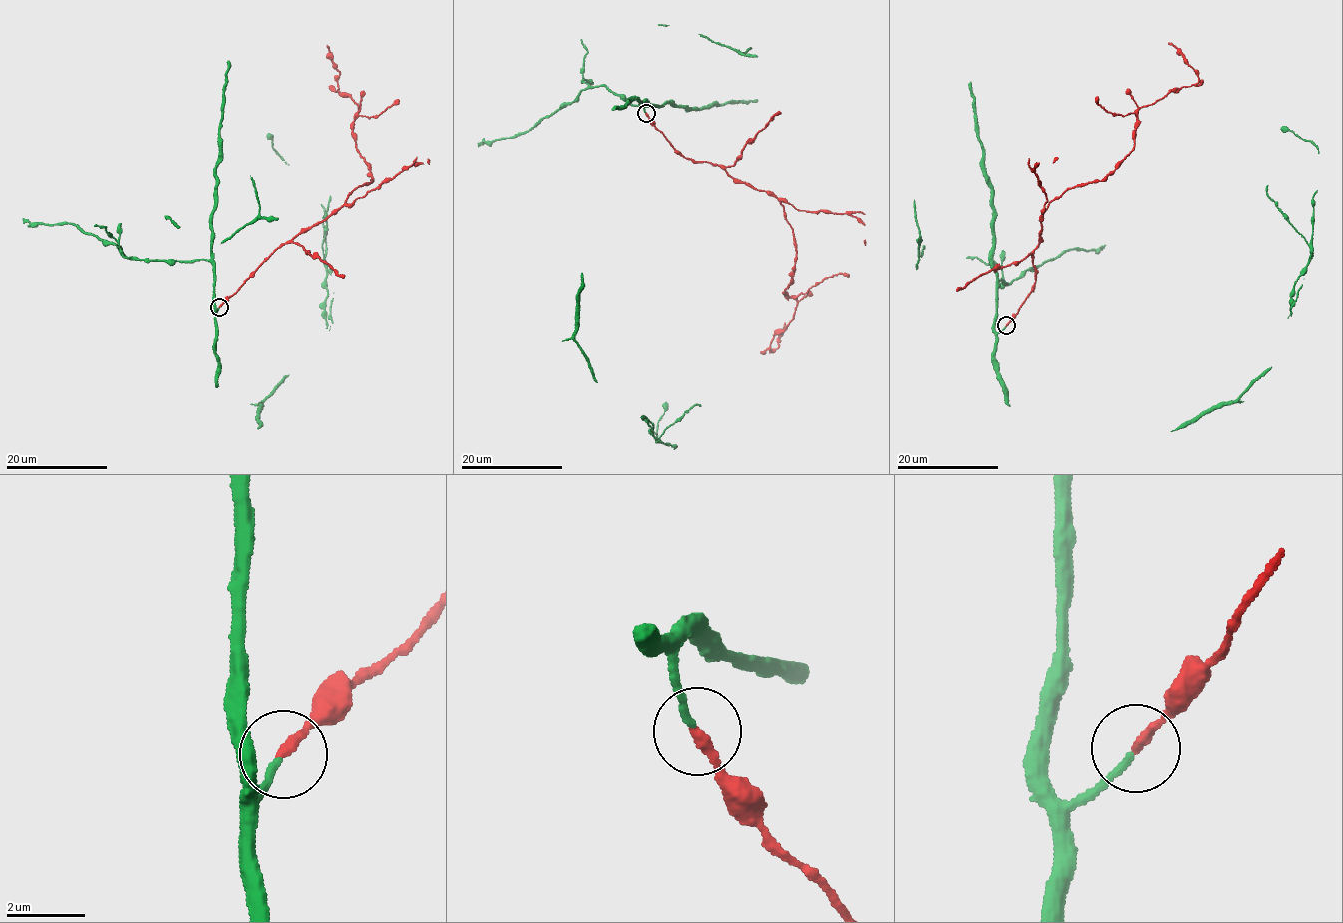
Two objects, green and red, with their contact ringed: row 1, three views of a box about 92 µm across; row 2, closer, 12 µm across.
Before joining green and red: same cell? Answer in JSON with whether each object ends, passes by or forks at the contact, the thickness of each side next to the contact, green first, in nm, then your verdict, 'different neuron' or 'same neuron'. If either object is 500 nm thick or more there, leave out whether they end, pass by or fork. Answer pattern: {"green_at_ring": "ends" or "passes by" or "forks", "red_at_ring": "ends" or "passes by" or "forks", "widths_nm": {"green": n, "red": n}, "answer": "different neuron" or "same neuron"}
{"green_at_ring": "ends", "red_at_ring": "ends", "widths_nm": {"green": 180, "red": 280}, "answer": "same neuron"}

